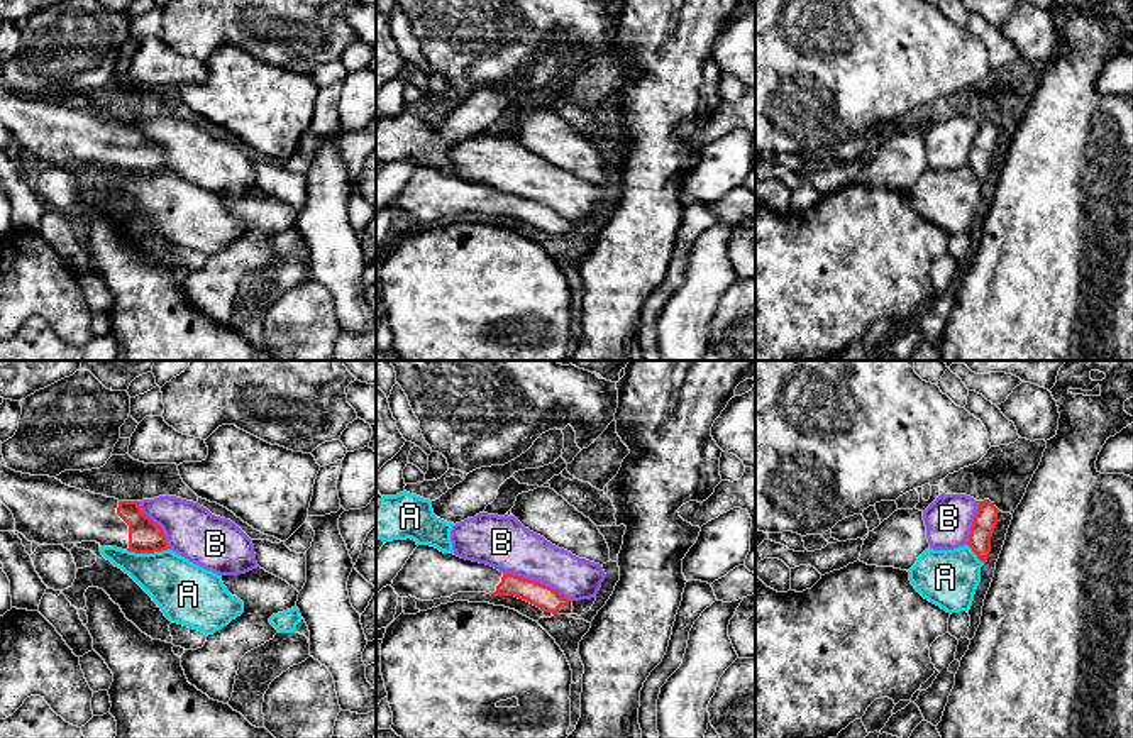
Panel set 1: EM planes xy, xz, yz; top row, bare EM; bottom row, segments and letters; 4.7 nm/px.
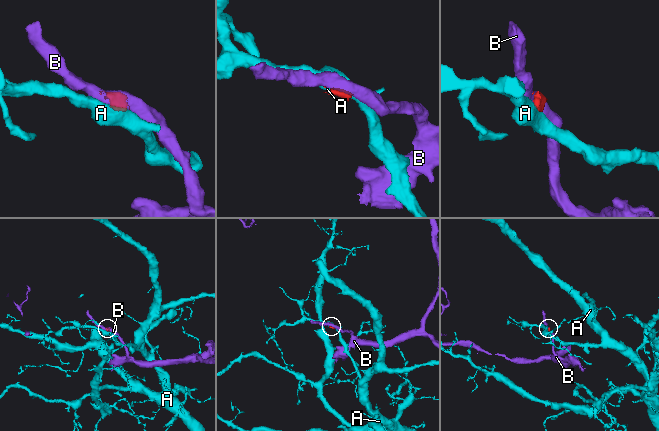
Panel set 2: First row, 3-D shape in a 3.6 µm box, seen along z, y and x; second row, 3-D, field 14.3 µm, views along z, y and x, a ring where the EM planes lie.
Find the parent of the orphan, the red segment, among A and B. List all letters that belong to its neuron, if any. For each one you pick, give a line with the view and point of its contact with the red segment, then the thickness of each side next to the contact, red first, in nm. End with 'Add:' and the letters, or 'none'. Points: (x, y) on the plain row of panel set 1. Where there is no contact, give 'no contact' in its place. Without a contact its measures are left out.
Add: none

